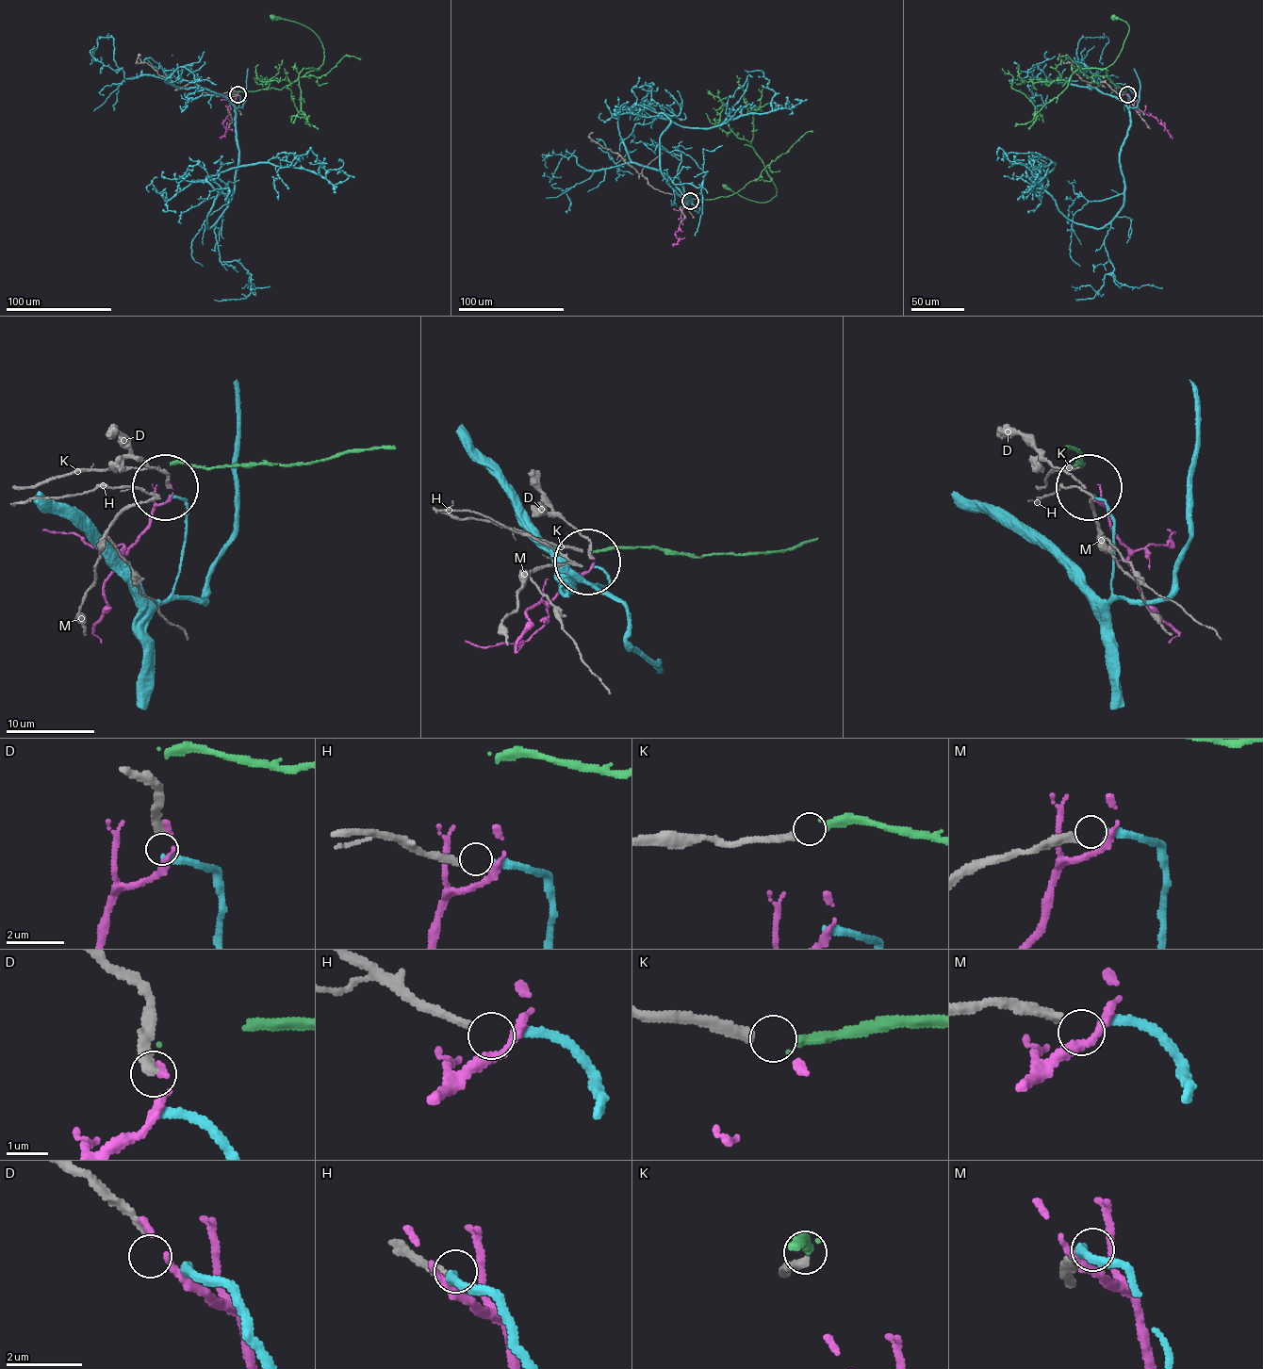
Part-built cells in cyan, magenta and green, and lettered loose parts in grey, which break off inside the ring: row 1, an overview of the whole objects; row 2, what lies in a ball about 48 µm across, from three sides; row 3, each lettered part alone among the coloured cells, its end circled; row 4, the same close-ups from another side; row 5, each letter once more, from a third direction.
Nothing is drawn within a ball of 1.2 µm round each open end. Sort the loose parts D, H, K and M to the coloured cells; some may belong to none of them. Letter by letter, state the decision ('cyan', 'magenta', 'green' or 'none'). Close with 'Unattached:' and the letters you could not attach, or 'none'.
D: none
H: cyan
K: green
M: none
Unattached: D, M

